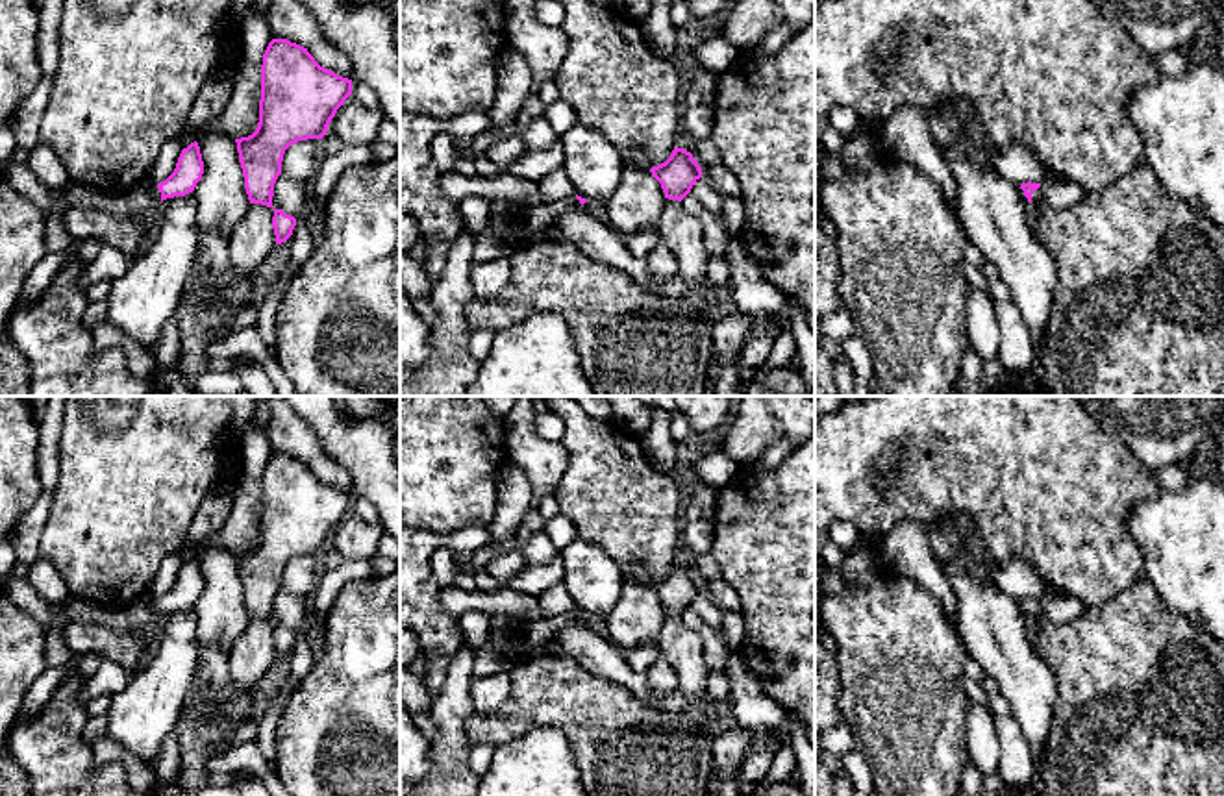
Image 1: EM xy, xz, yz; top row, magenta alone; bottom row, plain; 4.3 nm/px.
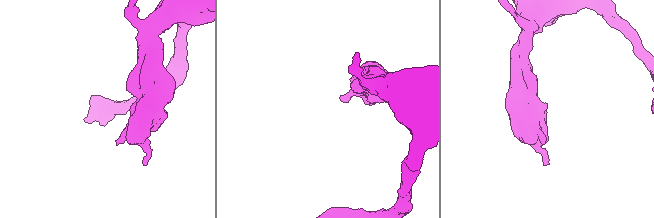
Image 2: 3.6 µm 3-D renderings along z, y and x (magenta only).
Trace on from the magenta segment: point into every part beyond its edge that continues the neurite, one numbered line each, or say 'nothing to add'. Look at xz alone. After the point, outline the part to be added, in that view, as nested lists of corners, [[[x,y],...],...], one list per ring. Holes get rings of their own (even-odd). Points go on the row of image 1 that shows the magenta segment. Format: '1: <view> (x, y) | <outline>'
1: xz (534, 219) | [[[576,196],[563,200],[543,202],[533,207],[524,207],[524,211],[515,218],[513,226],[518,237],[530,237],[544,228],[554,226],[559,215],[581,207]]]

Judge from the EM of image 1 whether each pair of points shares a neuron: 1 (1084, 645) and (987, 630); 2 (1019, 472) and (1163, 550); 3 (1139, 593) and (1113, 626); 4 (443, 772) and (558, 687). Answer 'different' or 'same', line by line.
1: different
2: different
3: same
4: different

